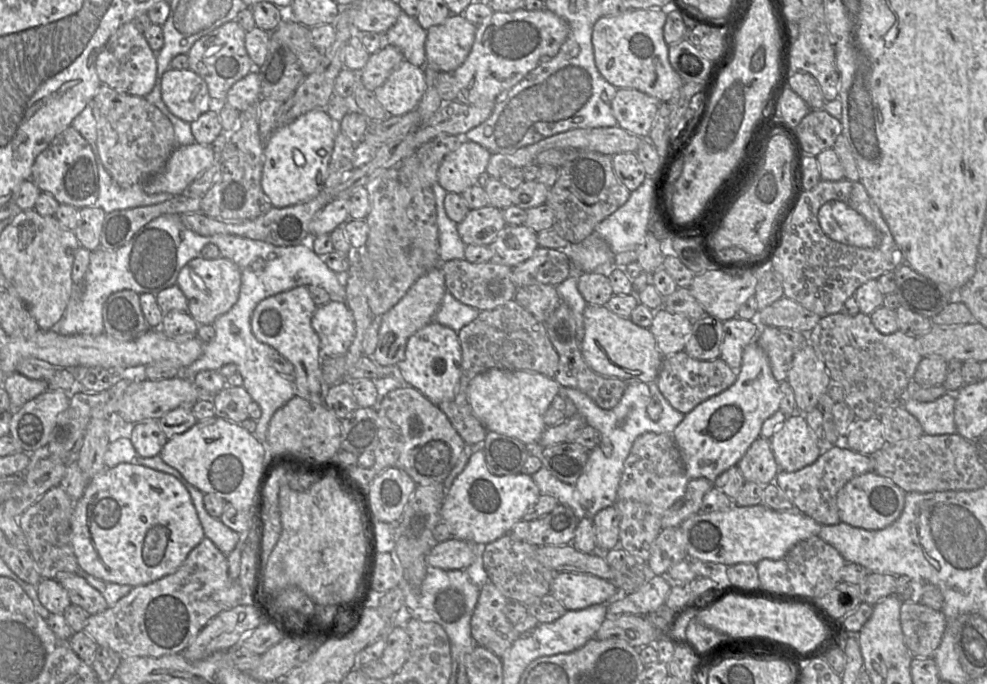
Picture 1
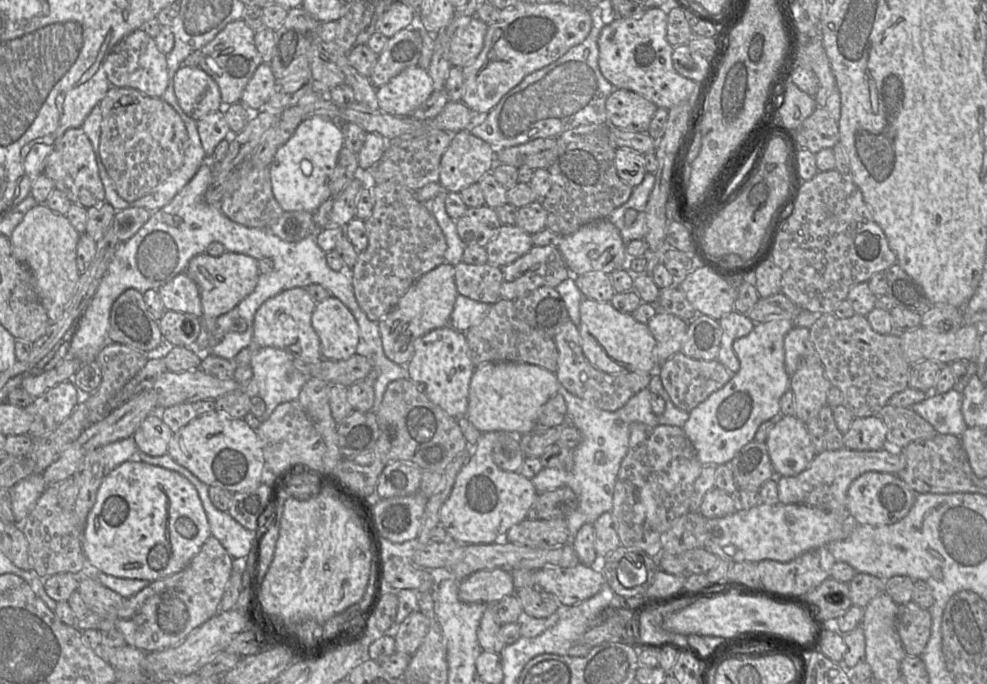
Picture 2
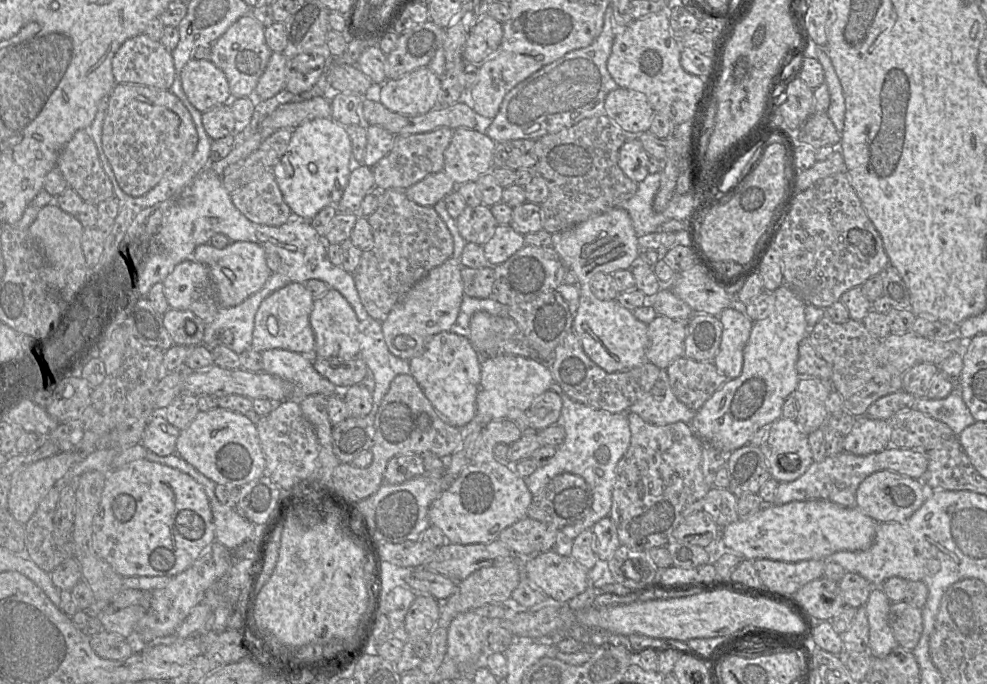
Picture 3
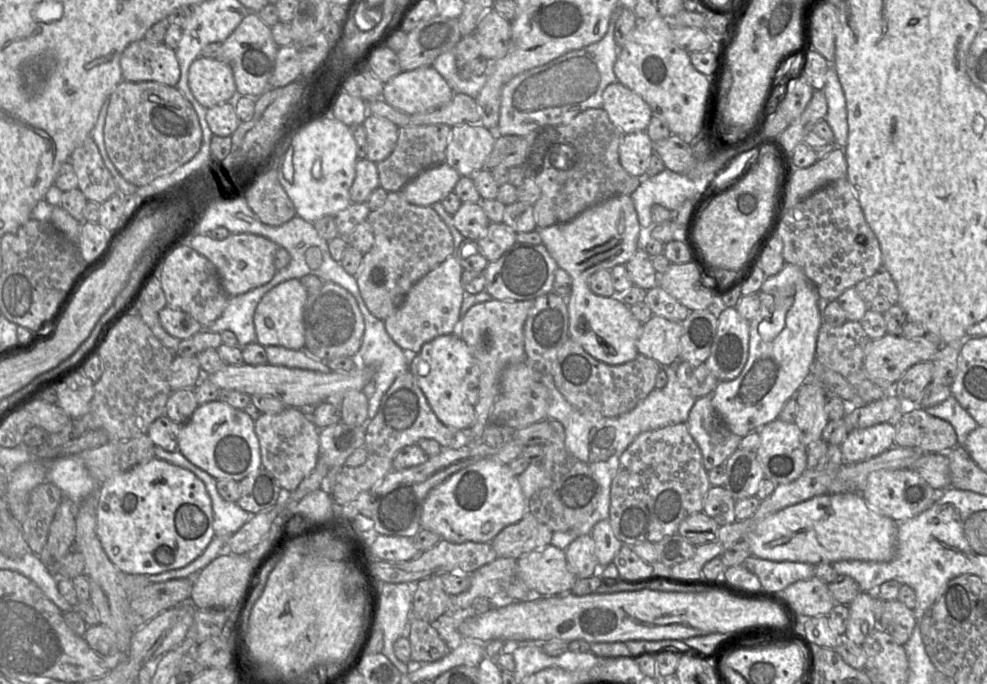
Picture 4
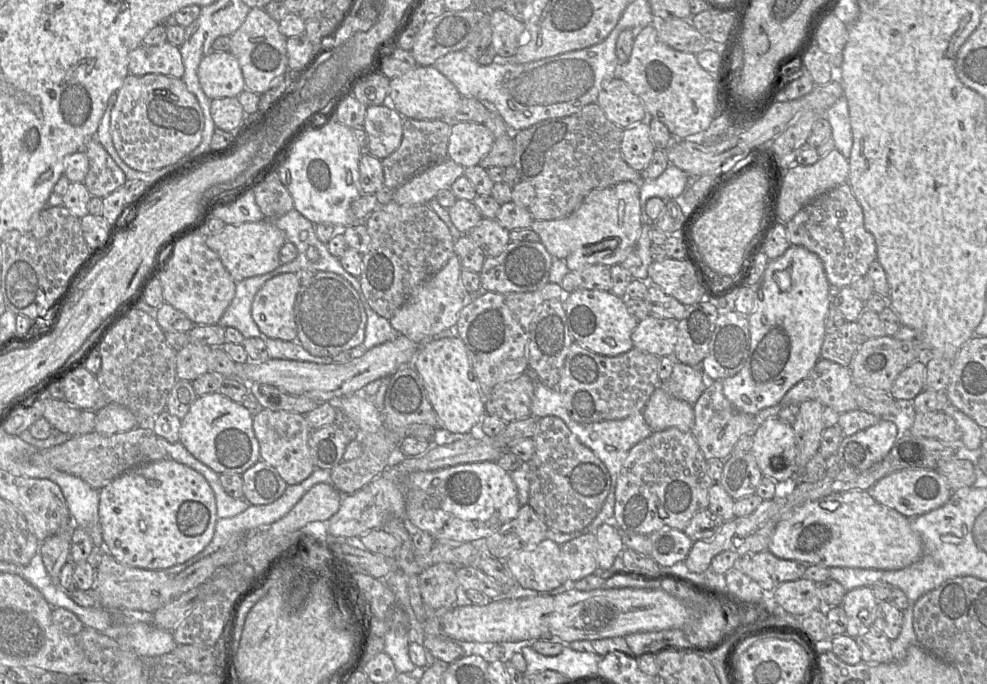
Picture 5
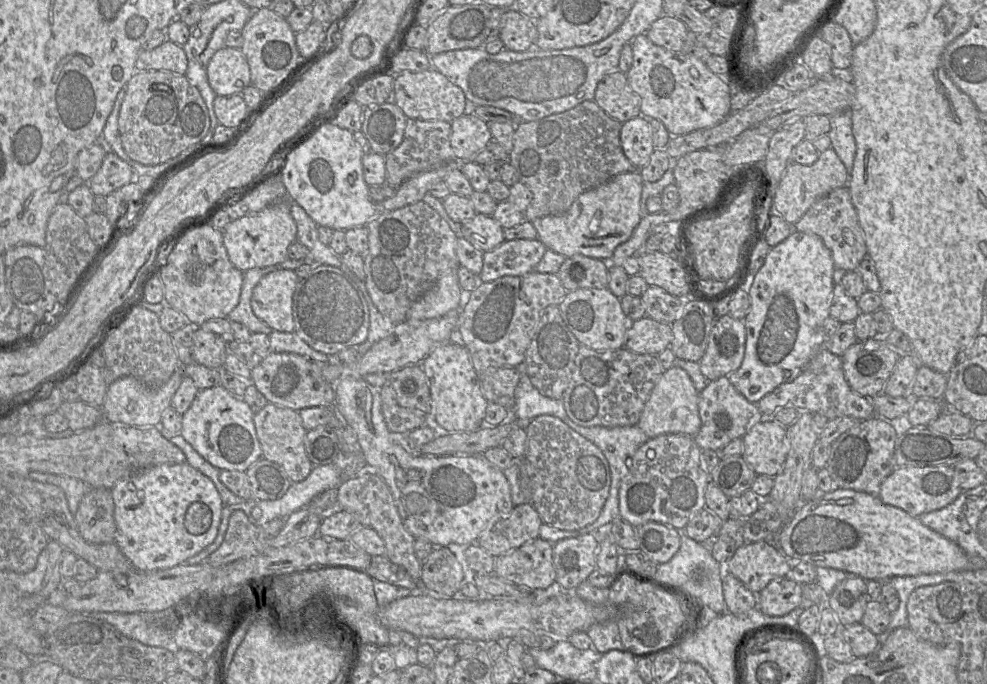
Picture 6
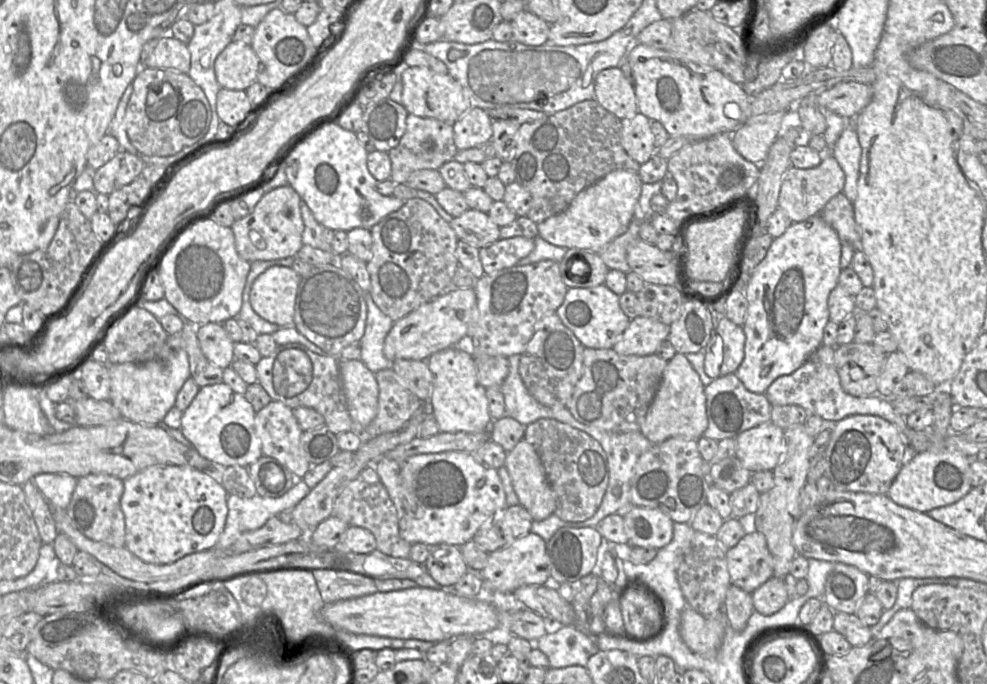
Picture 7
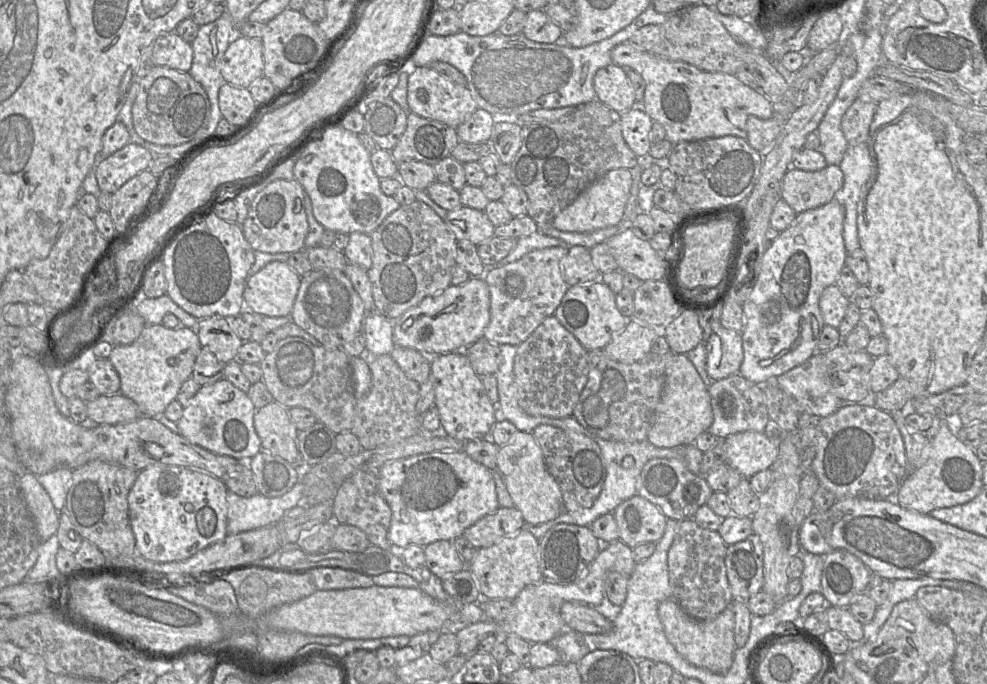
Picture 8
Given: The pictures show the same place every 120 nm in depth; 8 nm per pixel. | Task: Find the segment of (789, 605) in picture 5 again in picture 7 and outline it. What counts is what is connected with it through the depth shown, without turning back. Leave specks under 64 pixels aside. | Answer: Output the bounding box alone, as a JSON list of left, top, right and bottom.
[752,577,789,616]

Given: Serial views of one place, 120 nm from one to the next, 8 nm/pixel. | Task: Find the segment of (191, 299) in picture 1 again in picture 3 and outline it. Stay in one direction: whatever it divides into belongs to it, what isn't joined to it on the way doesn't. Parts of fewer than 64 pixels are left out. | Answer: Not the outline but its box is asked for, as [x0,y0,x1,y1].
[192,242,272,308]

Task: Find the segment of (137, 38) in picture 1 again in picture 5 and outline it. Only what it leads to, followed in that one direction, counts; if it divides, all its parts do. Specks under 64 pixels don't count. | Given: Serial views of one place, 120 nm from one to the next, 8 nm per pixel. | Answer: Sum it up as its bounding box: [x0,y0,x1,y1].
[128,41,184,78]

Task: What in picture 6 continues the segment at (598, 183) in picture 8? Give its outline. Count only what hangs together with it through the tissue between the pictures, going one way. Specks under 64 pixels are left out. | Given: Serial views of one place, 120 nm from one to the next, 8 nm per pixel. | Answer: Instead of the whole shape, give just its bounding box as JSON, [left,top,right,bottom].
[531,171,644,262]

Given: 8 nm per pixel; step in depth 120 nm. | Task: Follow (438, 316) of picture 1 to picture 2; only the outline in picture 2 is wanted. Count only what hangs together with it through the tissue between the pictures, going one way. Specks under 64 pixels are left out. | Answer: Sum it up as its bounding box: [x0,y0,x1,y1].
[449,294,492,332]

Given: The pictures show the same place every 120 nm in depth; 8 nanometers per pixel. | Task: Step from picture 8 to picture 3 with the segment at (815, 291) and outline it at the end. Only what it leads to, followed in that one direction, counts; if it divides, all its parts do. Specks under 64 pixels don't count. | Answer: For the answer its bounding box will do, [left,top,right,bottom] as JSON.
[690,285,809,453]

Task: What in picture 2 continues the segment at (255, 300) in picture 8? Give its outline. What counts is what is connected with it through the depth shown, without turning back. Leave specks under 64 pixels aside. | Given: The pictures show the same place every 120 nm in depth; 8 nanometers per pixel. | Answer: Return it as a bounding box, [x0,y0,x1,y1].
[233,287,324,369]

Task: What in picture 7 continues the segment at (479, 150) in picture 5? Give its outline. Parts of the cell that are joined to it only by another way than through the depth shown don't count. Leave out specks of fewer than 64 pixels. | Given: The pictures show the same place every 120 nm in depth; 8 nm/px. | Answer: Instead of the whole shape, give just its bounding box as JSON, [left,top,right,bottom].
[453,106,492,150]

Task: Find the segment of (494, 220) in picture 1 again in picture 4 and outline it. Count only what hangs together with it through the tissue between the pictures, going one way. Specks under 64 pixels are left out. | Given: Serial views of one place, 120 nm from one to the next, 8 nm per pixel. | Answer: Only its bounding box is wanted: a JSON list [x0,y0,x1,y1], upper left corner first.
[452,202,491,240]

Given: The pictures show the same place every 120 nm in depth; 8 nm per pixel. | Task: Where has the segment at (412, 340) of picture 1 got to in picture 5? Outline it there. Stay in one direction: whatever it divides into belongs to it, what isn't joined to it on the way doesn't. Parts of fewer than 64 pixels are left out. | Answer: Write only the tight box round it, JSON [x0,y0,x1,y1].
[412,337,486,433]

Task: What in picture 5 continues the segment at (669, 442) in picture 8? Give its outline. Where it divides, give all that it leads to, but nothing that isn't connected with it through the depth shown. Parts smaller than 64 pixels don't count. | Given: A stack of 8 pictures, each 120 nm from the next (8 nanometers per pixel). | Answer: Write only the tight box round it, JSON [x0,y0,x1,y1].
[643,386,695,432]

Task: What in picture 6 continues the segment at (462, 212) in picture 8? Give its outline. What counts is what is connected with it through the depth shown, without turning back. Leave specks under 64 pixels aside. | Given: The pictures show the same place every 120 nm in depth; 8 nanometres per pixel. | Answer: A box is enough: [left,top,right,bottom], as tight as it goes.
[459,213,505,252]

